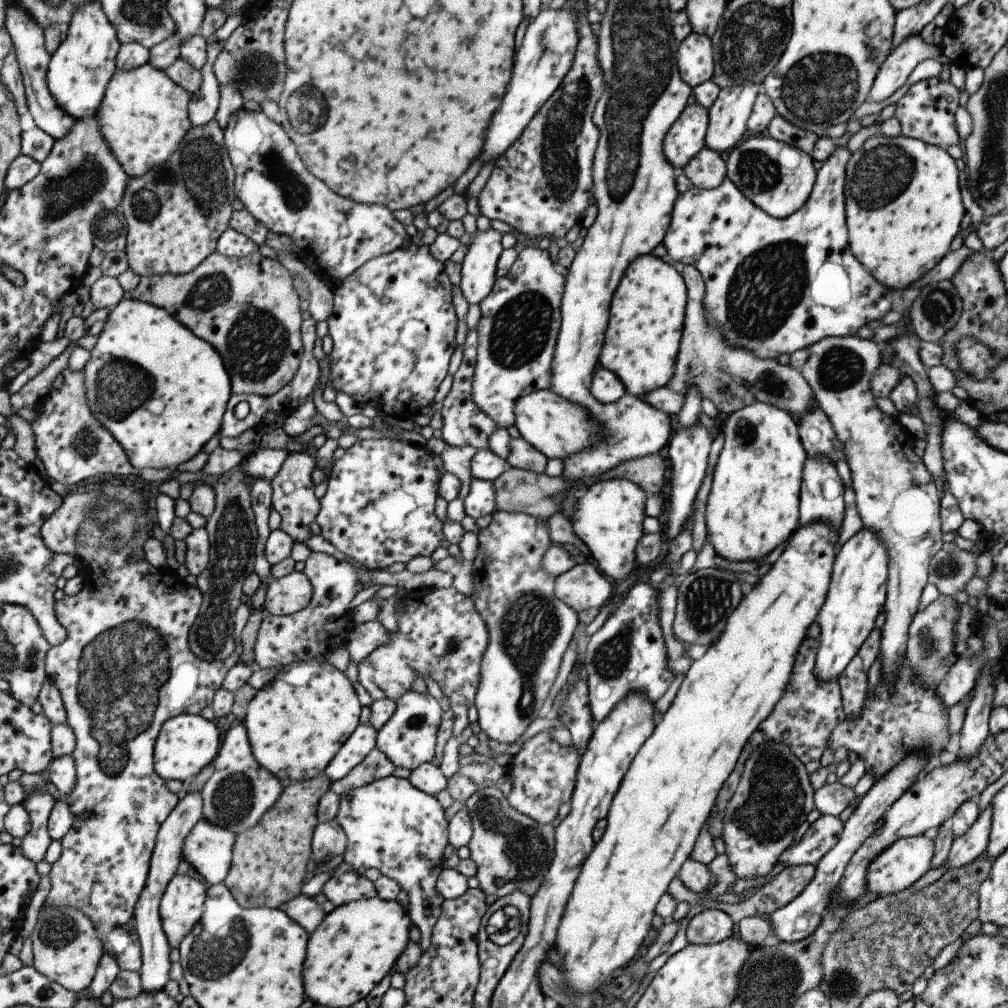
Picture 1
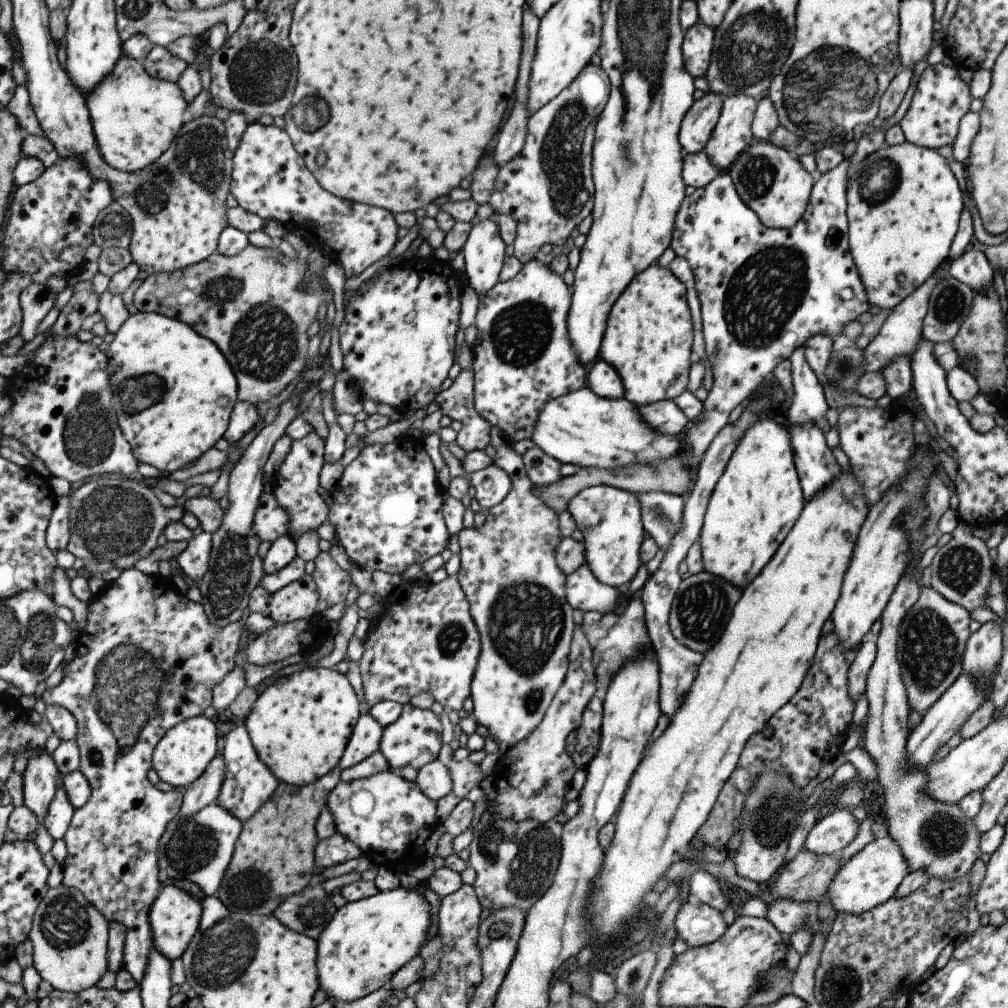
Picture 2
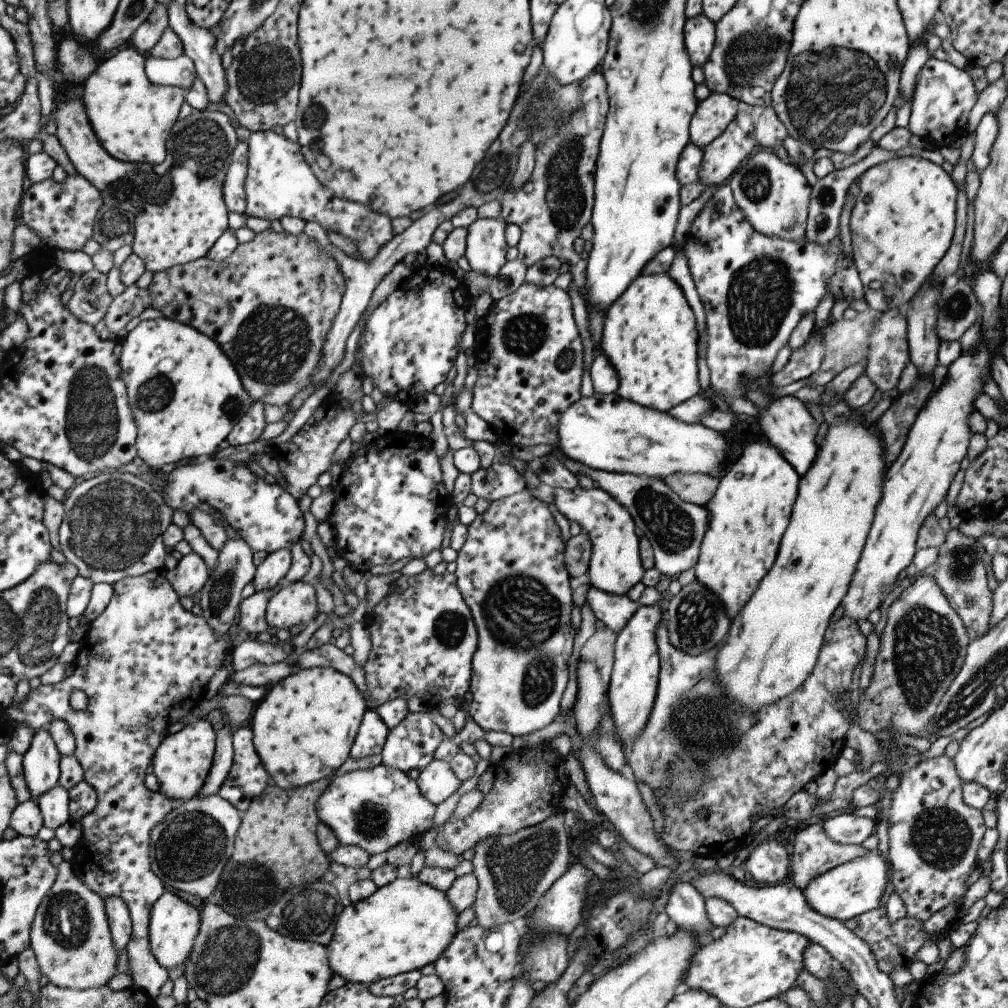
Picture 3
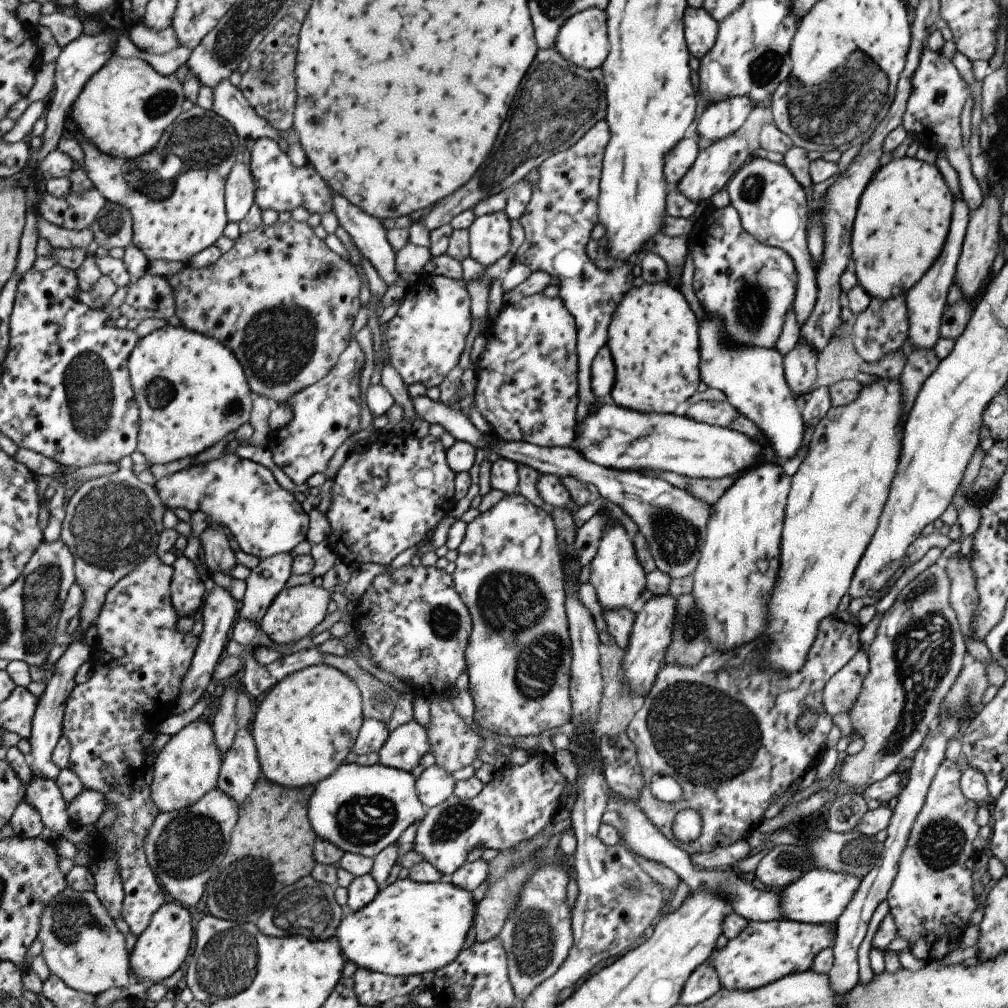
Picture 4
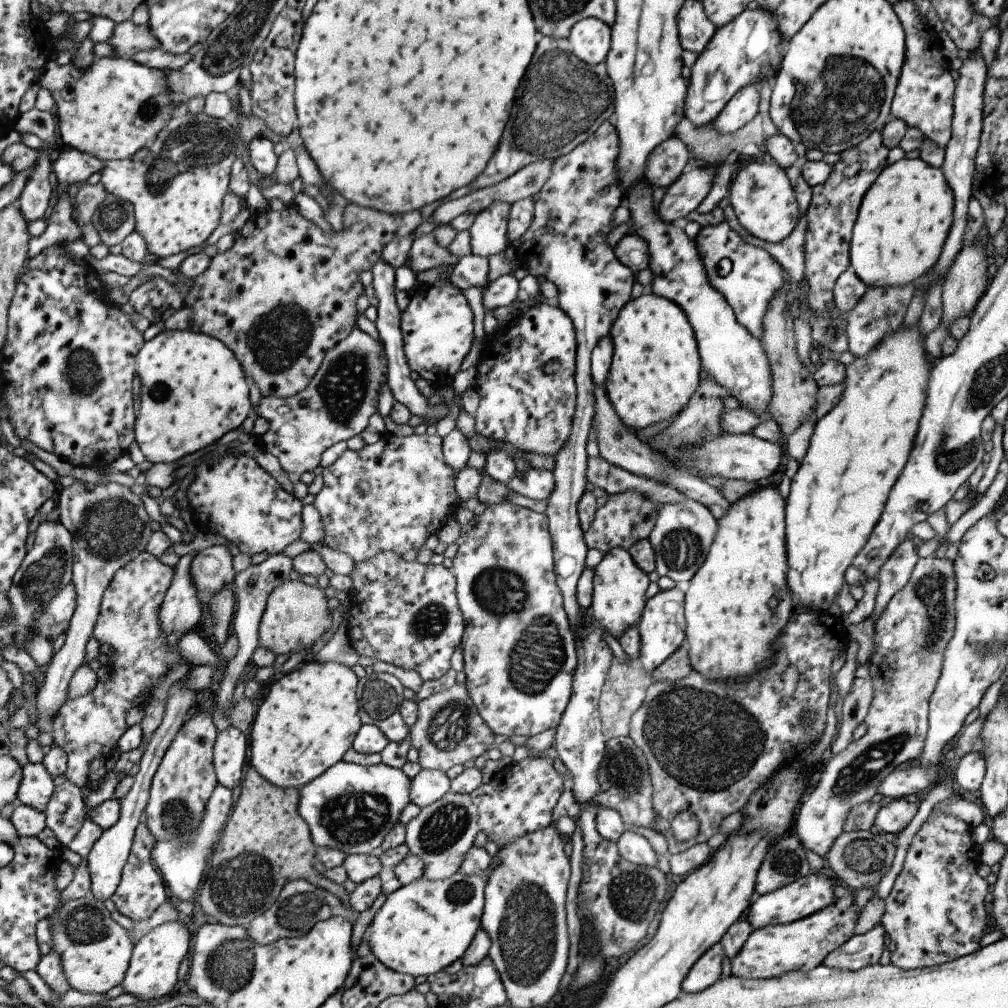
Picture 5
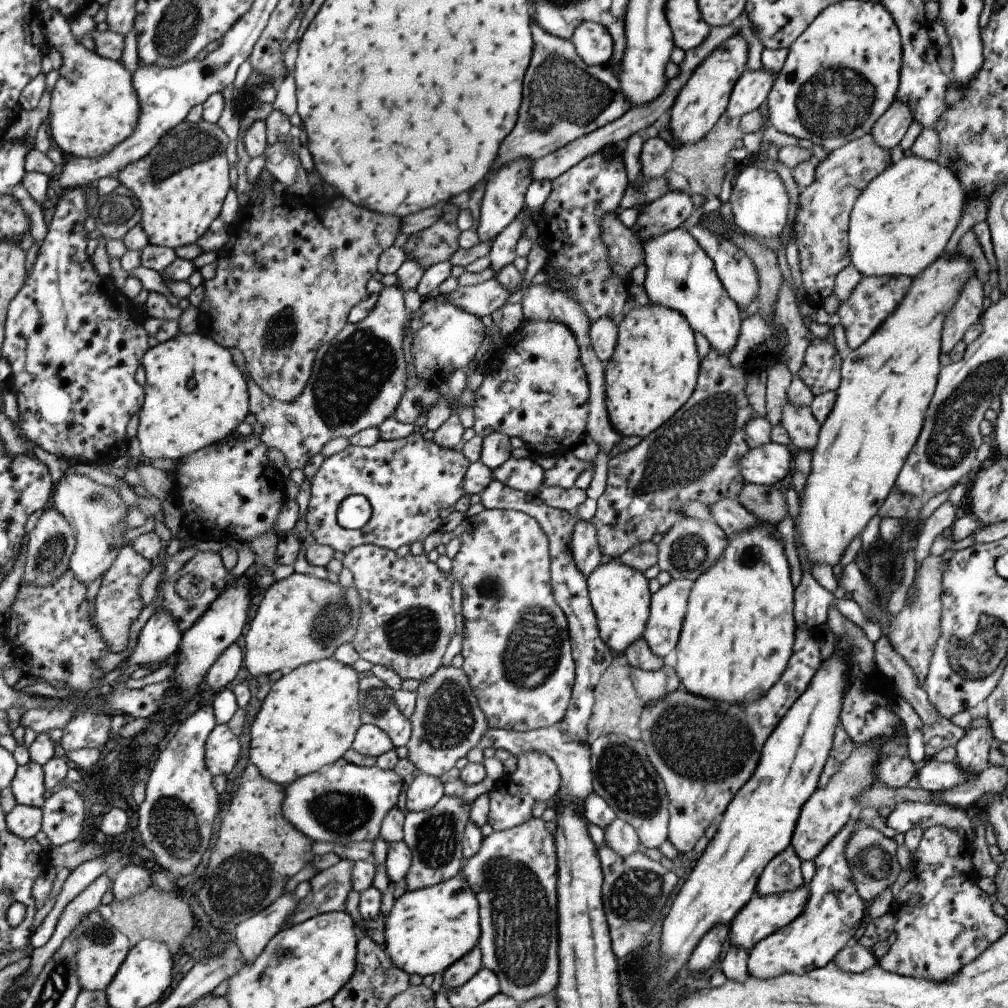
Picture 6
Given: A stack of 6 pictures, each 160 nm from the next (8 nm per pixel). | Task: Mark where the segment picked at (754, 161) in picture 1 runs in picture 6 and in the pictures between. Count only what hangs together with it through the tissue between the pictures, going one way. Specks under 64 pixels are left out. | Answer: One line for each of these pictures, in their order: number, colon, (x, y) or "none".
2: (772, 184)
3: (773, 196)
4: (771, 206)
5: (760, 196)
6: (759, 203)

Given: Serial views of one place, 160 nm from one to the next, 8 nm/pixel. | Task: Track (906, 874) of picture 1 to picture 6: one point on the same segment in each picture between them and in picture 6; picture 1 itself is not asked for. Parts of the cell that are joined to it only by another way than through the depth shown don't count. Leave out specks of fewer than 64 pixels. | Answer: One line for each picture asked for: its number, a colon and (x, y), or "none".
2: (869, 877)
3: (852, 888)
4: (818, 896)
5: (804, 896)
6: (762, 915)

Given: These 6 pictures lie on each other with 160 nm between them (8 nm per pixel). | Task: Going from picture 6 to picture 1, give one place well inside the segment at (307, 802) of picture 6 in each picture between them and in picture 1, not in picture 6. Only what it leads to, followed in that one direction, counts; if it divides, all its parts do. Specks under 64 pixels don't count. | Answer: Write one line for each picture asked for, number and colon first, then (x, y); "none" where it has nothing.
1: (389, 825)
2: (384, 815)
3: (374, 809)
4: (360, 809)
5: (349, 807)

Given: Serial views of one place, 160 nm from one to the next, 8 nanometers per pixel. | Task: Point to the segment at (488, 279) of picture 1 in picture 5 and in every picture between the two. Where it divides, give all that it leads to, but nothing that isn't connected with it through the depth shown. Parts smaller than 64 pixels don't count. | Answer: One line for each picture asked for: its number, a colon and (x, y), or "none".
2: (483, 252)
3: (485, 251)
4: (488, 235)
5: (487, 232)

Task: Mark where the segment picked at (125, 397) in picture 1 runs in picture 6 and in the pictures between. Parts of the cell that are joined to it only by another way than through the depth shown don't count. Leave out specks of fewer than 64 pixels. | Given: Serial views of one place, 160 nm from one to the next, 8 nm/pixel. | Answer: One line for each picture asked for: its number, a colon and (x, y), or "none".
2: (175, 390)
3: (187, 394)
4: (192, 389)
5: (194, 389)
6: (196, 395)

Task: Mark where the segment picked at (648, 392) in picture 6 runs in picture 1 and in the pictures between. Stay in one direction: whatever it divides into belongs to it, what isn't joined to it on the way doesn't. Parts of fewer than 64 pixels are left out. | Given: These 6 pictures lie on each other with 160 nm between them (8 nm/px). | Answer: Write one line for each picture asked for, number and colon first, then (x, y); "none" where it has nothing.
1: (646, 311)
2: (647, 340)
3: (649, 335)
4: (652, 336)
5: (654, 370)

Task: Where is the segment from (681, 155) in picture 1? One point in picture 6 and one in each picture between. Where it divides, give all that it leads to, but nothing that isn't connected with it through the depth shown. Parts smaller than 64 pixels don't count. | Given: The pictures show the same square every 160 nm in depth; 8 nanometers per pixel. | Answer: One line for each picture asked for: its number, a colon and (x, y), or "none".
2: (696, 126)
3: (712, 115)
4: (718, 120)
5: (740, 108)
6: (752, 88)

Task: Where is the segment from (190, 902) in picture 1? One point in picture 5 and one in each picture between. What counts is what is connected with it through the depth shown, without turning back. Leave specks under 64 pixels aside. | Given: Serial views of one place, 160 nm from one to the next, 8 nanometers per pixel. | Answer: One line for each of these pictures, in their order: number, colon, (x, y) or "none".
2: (175, 918)
3: (175, 924)
4: (161, 950)
5: (154, 967)

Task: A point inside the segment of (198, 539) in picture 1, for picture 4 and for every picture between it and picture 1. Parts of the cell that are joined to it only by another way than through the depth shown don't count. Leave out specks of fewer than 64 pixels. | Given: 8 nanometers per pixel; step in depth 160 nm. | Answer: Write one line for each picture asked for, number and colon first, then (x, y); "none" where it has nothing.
2: (194, 563)
3: (190, 575)
4: (188, 593)

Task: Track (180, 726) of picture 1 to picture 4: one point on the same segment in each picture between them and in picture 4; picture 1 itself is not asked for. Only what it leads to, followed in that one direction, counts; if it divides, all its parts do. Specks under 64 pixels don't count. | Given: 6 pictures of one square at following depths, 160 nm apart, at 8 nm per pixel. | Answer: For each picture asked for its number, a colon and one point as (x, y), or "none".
2: (184, 753)
3: (183, 764)
4: (188, 767)

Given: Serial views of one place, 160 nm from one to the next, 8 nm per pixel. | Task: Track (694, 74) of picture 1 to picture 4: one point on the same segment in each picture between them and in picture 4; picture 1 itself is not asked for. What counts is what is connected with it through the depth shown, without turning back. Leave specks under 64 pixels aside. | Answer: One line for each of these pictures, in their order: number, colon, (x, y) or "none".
2: (697, 41)
3: (698, 32)
4: (700, 30)

